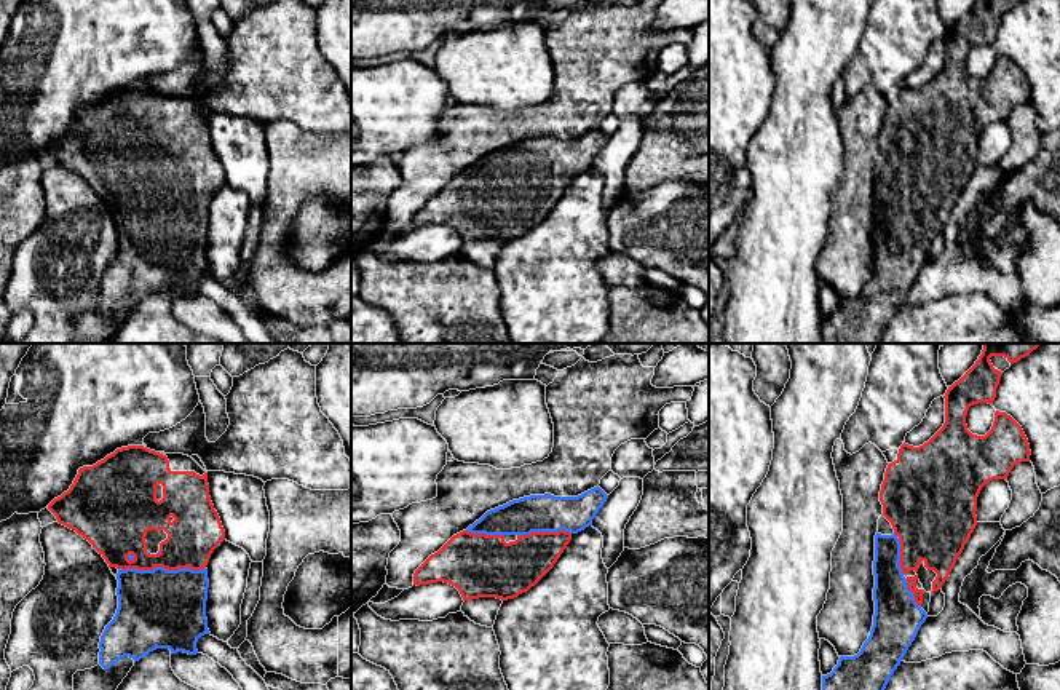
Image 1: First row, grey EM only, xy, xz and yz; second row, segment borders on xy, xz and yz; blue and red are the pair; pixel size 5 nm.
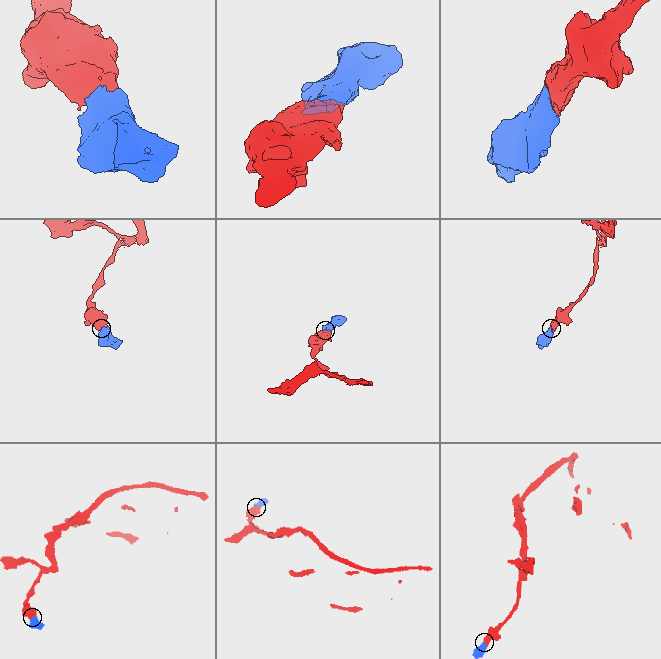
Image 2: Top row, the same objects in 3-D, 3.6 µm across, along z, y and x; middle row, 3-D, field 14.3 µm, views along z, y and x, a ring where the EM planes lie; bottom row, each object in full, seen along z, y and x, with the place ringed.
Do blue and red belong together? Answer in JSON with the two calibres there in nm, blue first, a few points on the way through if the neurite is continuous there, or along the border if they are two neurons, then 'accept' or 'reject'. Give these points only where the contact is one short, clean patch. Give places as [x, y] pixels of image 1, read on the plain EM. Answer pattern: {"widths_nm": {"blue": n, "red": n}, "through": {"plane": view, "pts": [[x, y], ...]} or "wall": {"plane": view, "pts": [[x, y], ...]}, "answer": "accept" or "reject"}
{"widths_nm": {"blue": 400, "red": 260}, "answer": "accept"}

